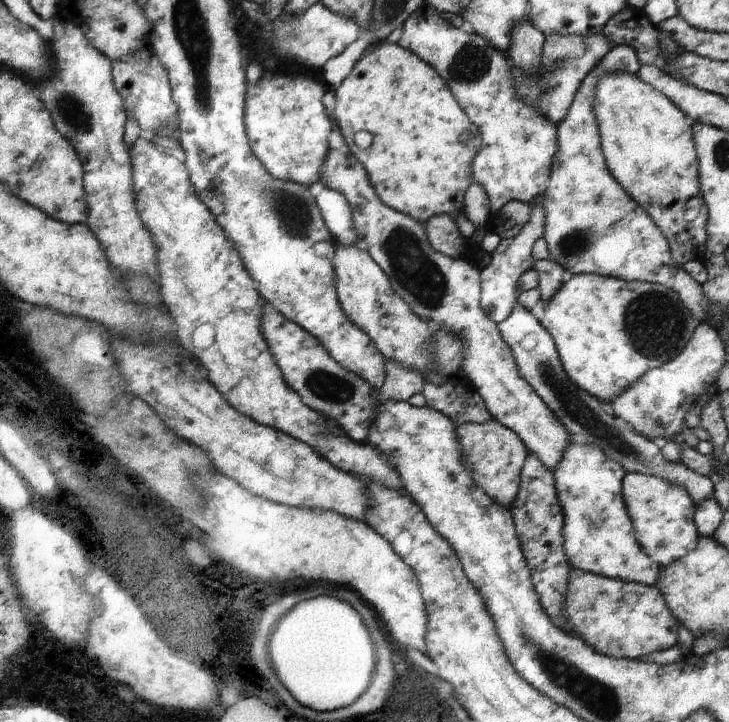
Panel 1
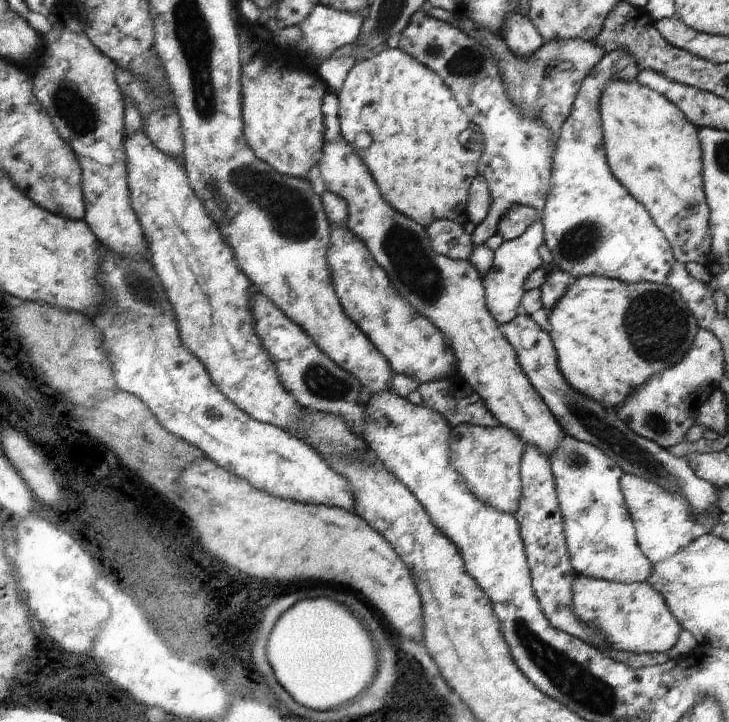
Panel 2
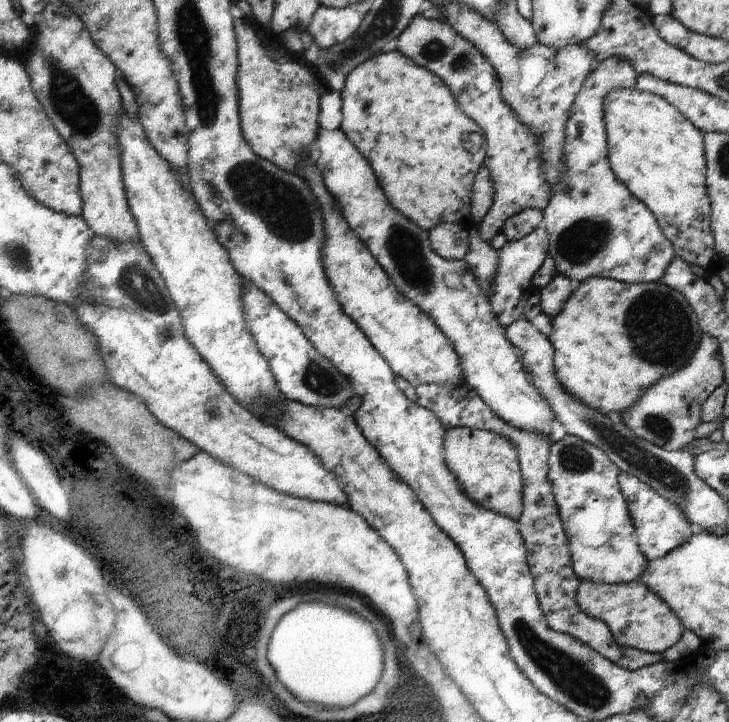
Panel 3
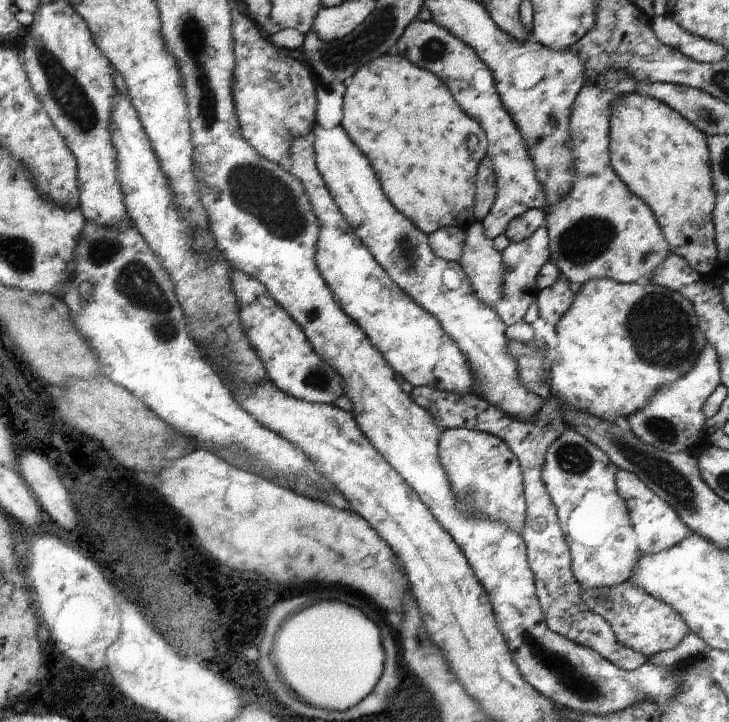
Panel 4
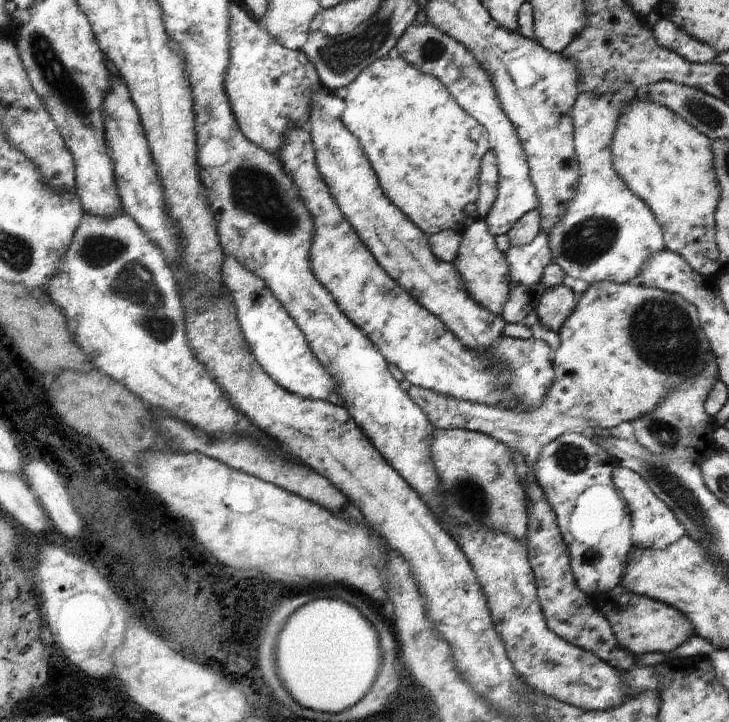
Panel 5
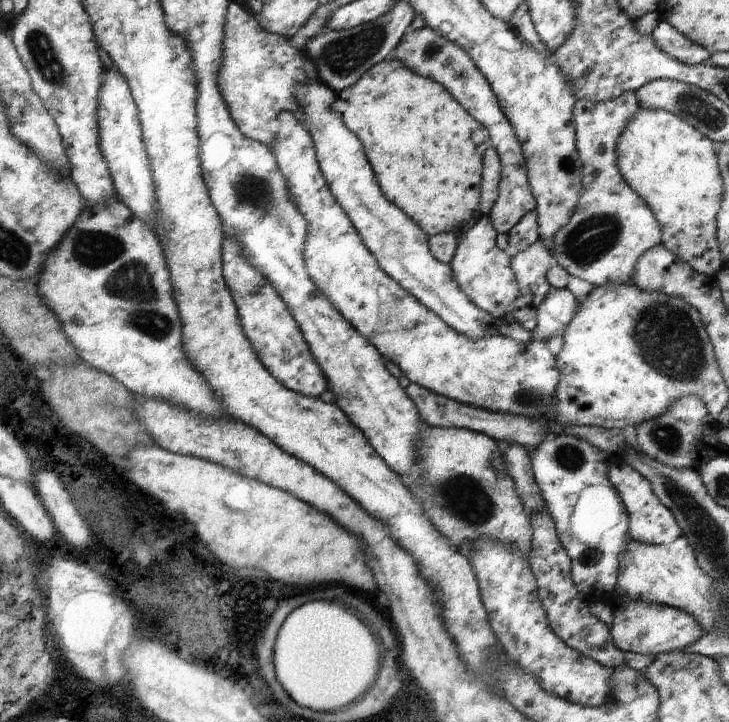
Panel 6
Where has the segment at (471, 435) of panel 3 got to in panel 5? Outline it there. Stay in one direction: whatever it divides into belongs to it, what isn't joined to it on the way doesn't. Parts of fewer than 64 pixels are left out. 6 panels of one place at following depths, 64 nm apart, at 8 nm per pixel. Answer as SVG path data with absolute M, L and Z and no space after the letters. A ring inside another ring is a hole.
M434 429L431 434L431 462L433 470L437 472L439 484L437 486L437 500L442 499L443 514L433 514L439 526L445 529L447 534L453 536L449 530L451 524L467 526L469 530L481 530L481 528L491 528L509 534L515 538L519 544L526 546L525 532L527 532L527 500L524 495L524 485L515 474L515 464L509 454L509 449L502 442L497 442L491 436L467 429Z

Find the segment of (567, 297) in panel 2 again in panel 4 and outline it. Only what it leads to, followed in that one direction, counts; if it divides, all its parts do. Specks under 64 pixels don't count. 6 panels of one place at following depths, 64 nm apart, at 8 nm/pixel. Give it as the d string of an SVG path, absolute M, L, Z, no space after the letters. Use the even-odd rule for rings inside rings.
M611 279L588 280L581 285L581 290L573 296L573 302L569 310L561 316L559 322L554 326L557 336L557 345L551 349L549 365L550 373L547 384L548 389L543 390L543 404L539 412L527 422L521 422L515 418L505 416L501 410L491 406L487 401L473 394L453 394L431 388L430 386L413 387L409 392L409 398L417 405L431 413L435 426L443 429L467 429L483 431L503 440L507 448L518 460L522 474L523 496L525 500L525 518L523 530L520 537L526 546L526 560L534 578L535 596L537 597L545 624L555 634L586 646L602 656L613 666L624 671L635 670L641 664L647 663L647 657L635 652L626 646L621 646L615 640L611 628L601 616L585 608L581 602L581 588L570 567L570 554L563 531L559 528L555 506L551 500L543 482L541 482L541 466L547 447L568 428L561 418L561 408L573 408L585 414L591 414L595 418L601 418L603 422L615 422L617 417L627 418L635 410L641 410L647 400L667 382L675 382L687 374L697 358L701 348L705 346L706 340L697 326L693 306L679 293L671 292L666 288L652 285L649 282L618 283Z

